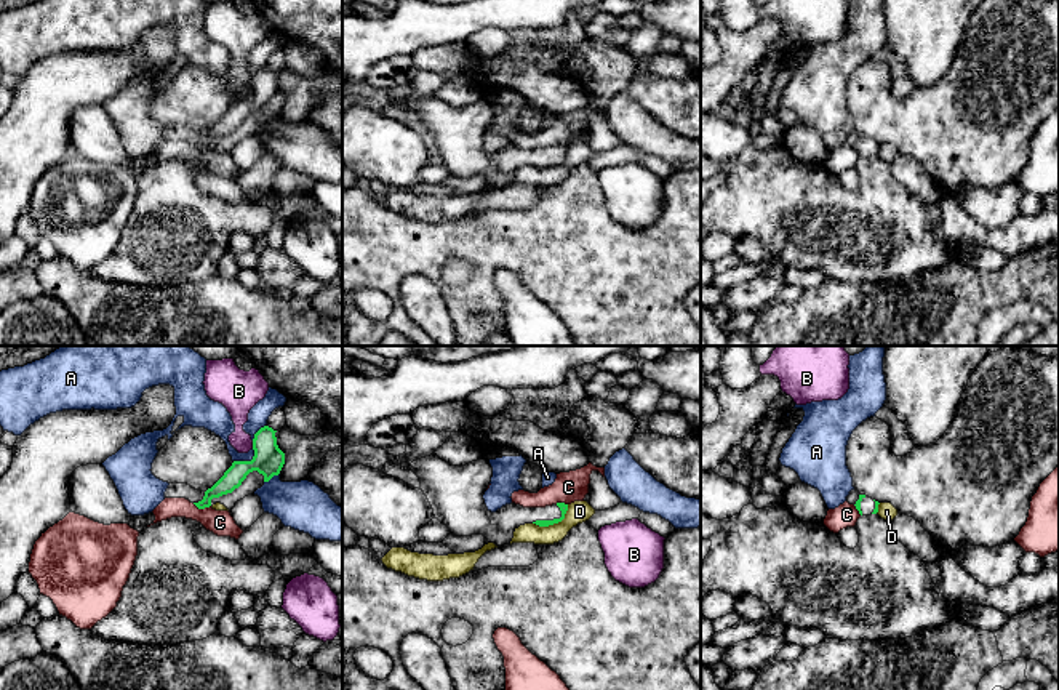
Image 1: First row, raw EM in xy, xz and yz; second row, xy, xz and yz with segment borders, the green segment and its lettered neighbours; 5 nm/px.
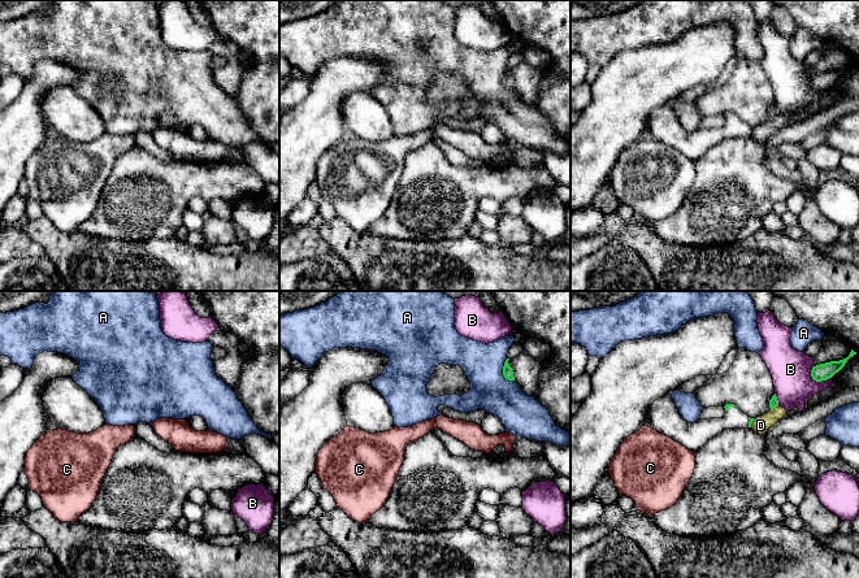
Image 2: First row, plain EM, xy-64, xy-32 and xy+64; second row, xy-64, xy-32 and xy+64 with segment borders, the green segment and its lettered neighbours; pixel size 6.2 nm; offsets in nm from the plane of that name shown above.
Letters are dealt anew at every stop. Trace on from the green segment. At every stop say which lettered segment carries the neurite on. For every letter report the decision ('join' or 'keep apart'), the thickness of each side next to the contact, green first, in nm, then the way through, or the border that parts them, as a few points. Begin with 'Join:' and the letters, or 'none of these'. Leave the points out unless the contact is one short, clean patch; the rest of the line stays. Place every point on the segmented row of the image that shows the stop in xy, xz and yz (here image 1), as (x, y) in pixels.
Join: none of these
A: keep apart; calibres 150 and 130 nm
B: keep apart; calibres 150 and 170 nm
C: keep apart; calibres 100 and 120 nm
D: keep apart; calibres 50 and 110 nm; border xz (568, 505), (560, 521), (547, 525), (533, 524)

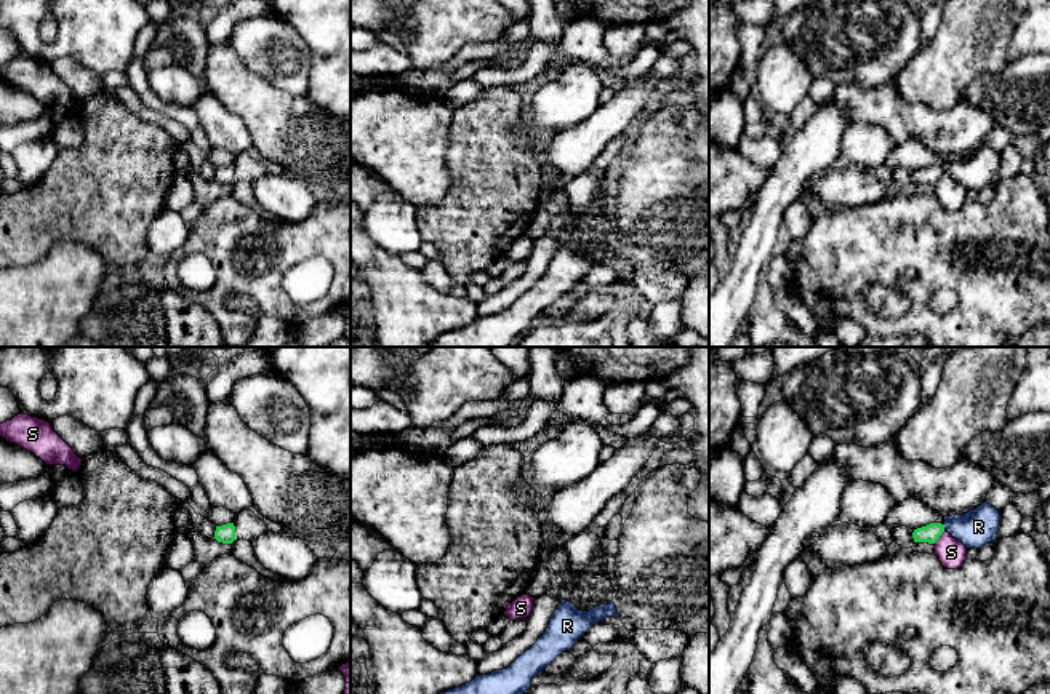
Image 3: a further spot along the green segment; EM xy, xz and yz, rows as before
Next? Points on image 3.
Join: R
R: join; calibres 90 and 190 nm
S: keep apart; calibres 90 and 140 nm; border yz (945, 531), (933, 544)

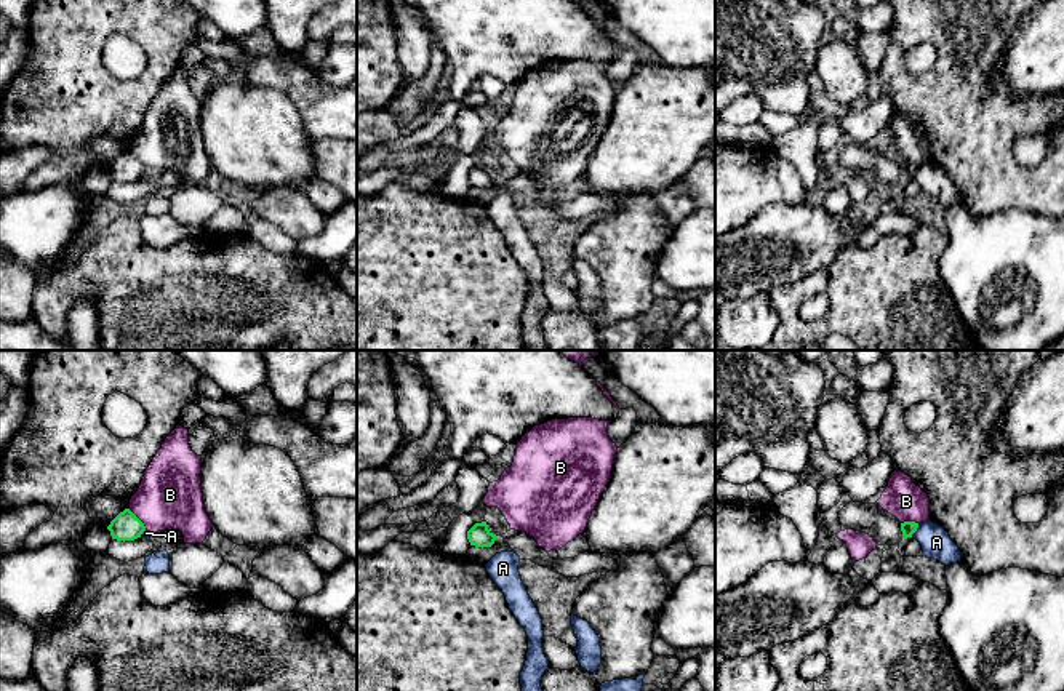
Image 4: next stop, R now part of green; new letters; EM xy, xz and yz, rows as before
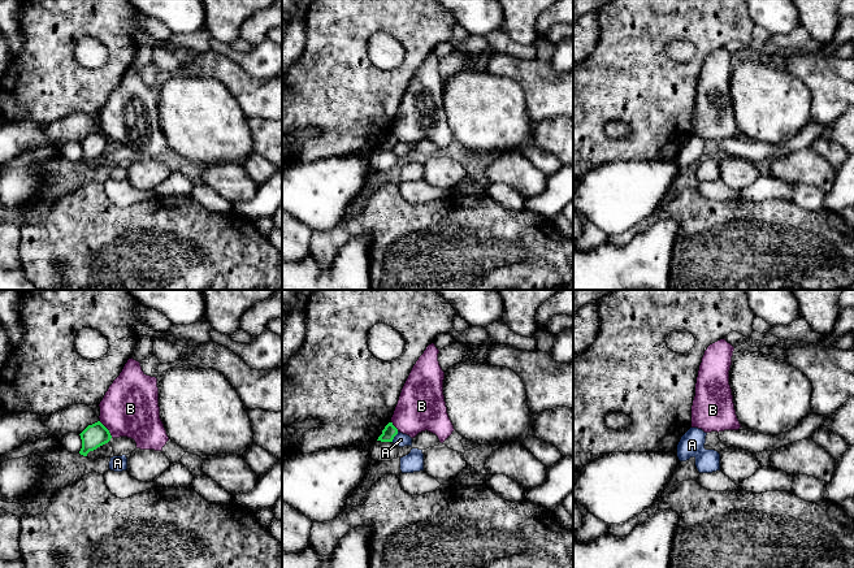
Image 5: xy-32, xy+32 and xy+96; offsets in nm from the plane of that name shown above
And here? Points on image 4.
Join: none of these
A: keep apart; calibres 70 and 150 nm; border yz (919, 525), (911, 536)
B: keep apart; calibres 140 and 320 nm

